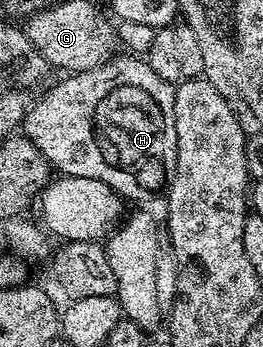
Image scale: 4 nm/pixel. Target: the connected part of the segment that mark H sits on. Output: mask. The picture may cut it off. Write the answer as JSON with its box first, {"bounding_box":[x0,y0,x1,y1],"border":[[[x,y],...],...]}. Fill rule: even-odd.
{"bounding_box":[20,57,176,200],"border":[[[126,57],[130,59],[111,58],[110,62],[102,63],[98,67],[93,67],[90,71],[80,71],[71,74],[70,79],[63,83],[58,83],[43,99],[38,99],[29,104],[26,118],[22,120],[20,127],[27,139],[40,149],[40,153],[46,158],[47,164],[54,167],[63,176],[72,177],[92,177],[104,181],[117,195],[122,196],[123,200],[130,199],[150,199],[158,190],[161,192],[167,186],[168,176],[176,169],[176,117],[174,116],[174,89],[175,84],[164,81],[164,77],[159,77],[157,73],[152,73],[152,69],[146,64],[145,58]]]}

